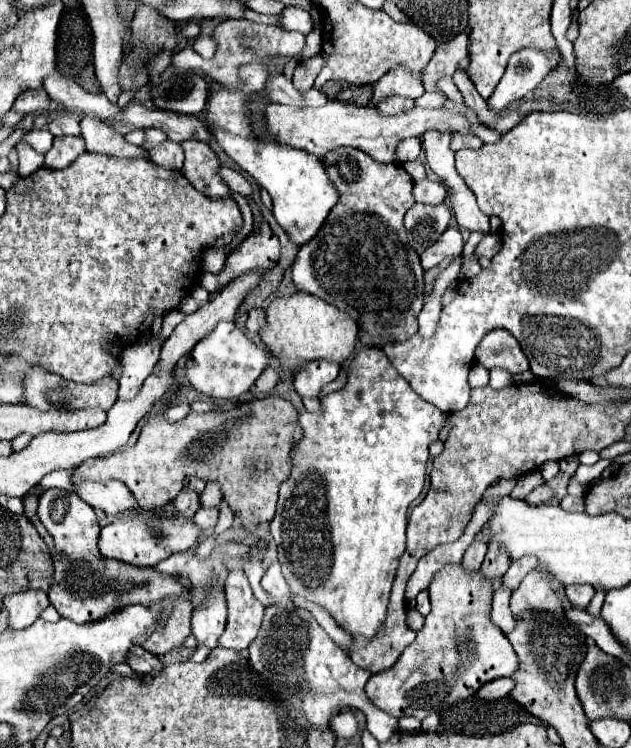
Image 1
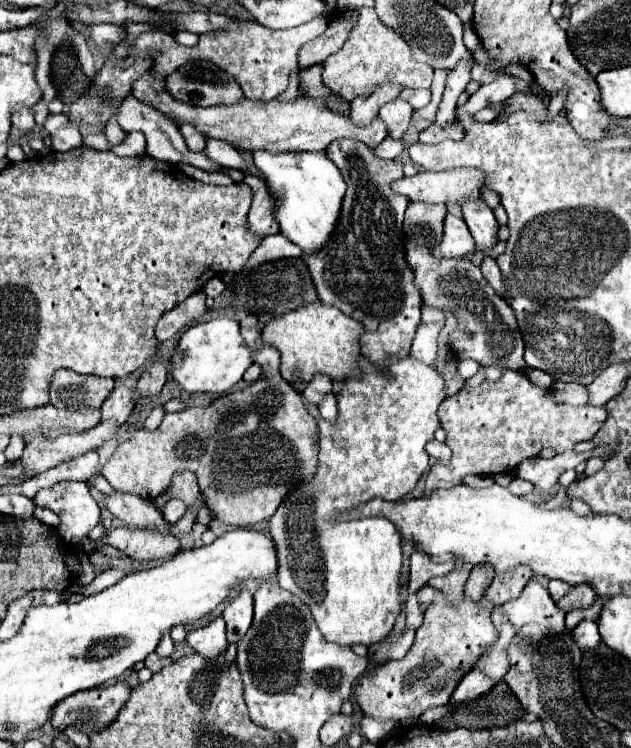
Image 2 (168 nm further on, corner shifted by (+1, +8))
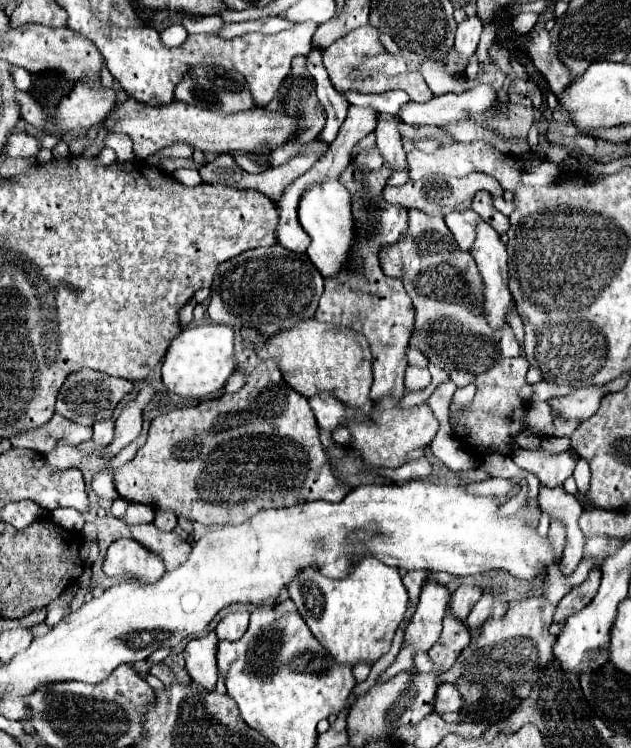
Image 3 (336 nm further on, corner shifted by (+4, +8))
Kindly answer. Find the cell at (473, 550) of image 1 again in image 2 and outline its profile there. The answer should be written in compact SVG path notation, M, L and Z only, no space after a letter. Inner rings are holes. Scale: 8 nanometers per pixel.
M458 561L456 567L454 567L454 571L450 571L450 573L444 575L444 577L432 579L428 585L434 587L434 589L444 591L444 593L450 597L450 601L460 601L462 589L464 589L464 583L466 583L470 571L472 571L472 565Z

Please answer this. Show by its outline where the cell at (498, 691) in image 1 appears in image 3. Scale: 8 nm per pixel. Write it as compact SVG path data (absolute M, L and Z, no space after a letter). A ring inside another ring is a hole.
M443 683L439 693L435 695L435 711L447 713L447 711L459 711L463 705L461 693L457 691L455 683Z

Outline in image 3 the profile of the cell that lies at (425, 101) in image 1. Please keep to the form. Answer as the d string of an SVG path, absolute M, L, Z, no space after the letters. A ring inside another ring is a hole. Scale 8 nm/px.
M387 91L387 93L379 93L379 95L359 95L359 93L345 93L345 97L349 99L351 105L367 105L377 109L379 113L391 113L397 115L401 111L401 105L411 101L409 95L405 91Z

